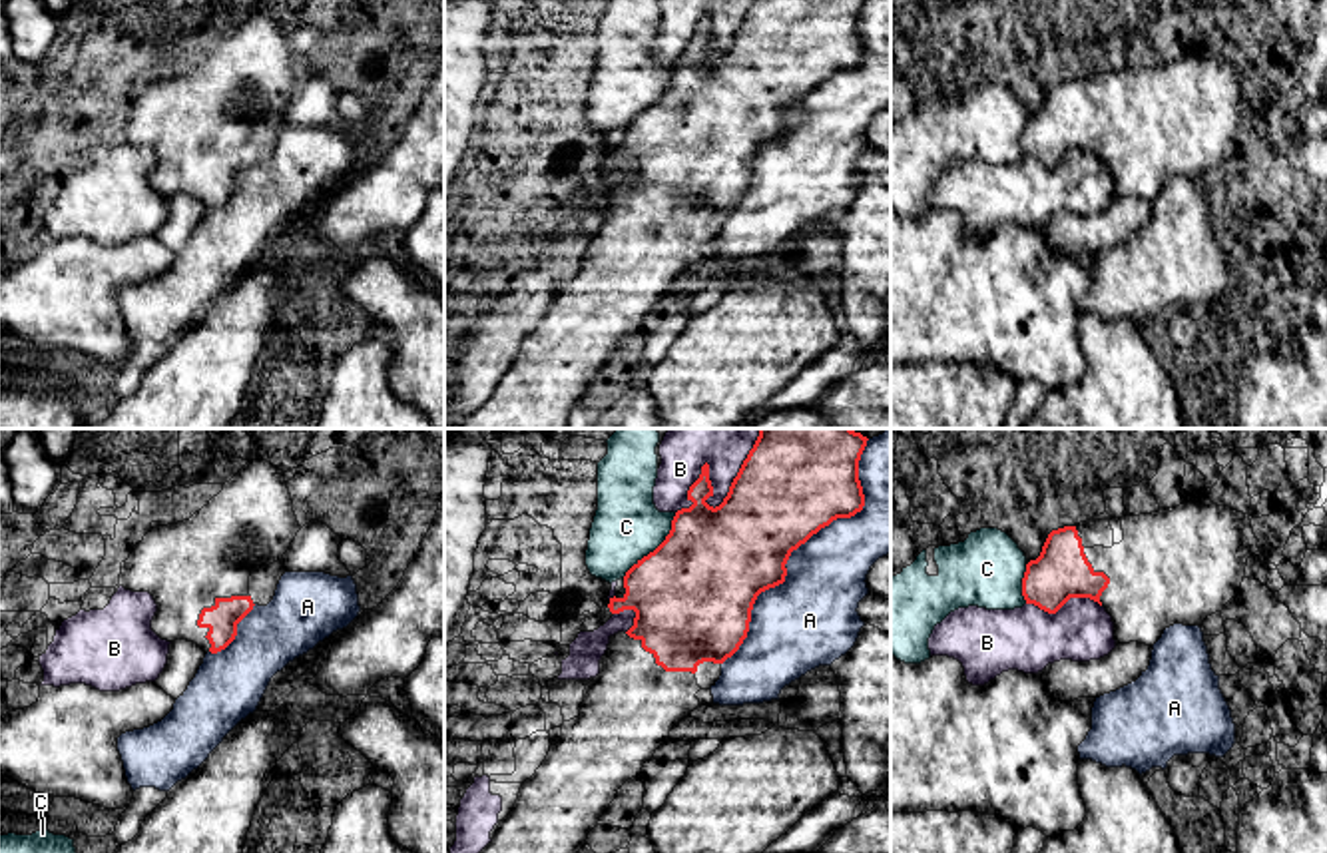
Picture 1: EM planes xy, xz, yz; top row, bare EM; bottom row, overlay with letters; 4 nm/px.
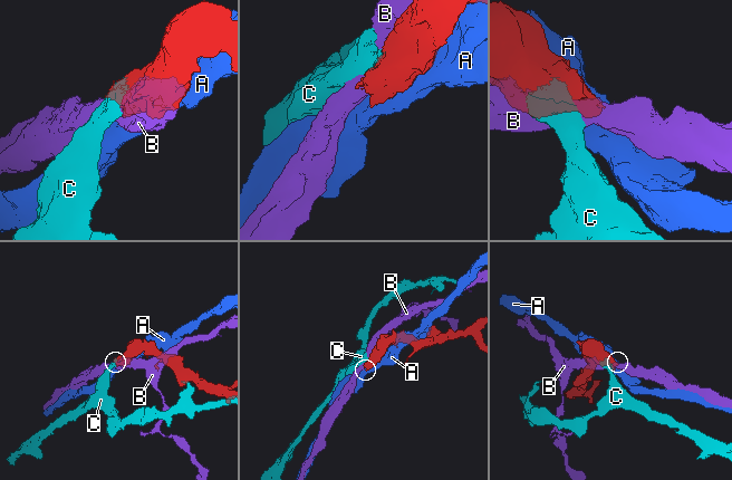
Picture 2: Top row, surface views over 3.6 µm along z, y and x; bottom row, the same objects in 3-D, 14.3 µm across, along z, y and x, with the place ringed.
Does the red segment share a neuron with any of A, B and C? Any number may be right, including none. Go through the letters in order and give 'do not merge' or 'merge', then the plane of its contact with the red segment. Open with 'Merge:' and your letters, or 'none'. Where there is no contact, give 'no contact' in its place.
Merge: none
A: do not merge; meets red in xz
B: do not merge; meets red in xz
C: do not merge; meets red in xz

